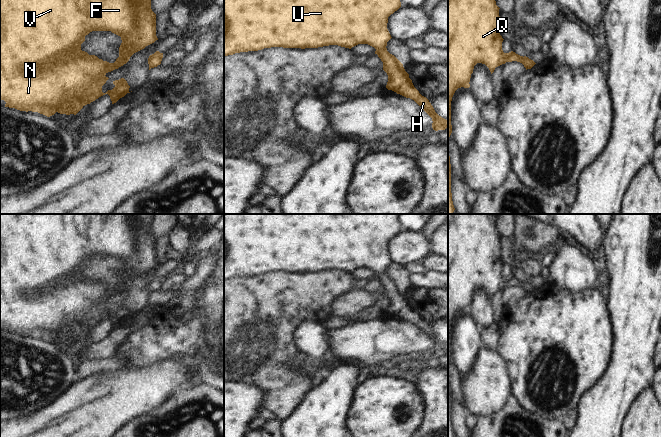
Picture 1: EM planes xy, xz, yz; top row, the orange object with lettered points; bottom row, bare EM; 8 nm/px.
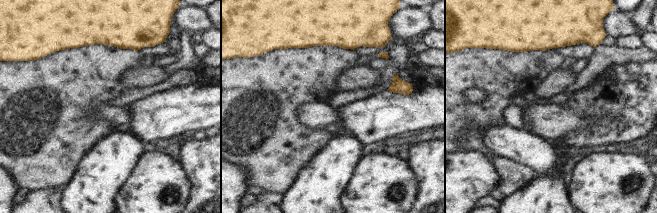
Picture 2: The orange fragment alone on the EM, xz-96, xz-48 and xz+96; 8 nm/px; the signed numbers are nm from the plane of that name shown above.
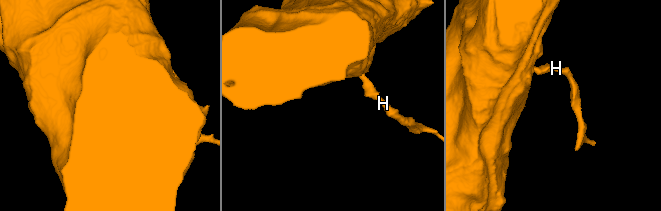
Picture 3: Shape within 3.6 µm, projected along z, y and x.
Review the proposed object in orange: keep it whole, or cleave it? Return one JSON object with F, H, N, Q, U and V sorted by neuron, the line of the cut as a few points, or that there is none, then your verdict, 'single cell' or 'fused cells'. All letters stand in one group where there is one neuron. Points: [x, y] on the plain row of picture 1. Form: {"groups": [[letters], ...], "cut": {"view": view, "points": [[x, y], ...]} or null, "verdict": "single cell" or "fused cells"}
{"groups": [["F", "H", "N", "Q", "U", "V"]], "cut": null, "verdict": "single cell"}

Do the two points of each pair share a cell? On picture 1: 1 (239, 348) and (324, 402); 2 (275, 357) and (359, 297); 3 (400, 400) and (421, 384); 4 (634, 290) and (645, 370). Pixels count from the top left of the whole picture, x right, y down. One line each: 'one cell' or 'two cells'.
1: two cells
2: two cells
3: two cells
4: one cell

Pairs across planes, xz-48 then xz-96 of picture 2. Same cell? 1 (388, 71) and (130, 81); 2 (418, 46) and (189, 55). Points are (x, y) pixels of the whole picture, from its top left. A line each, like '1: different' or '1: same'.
1: different
2: different

